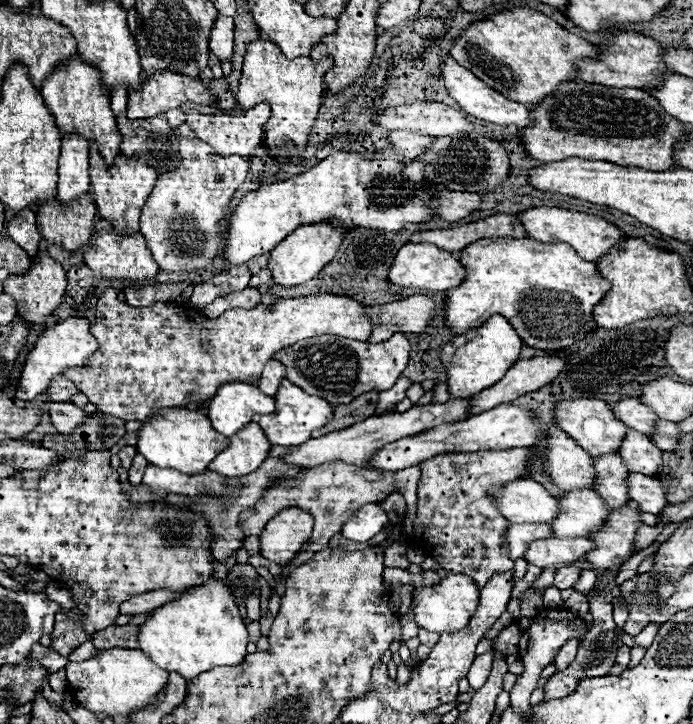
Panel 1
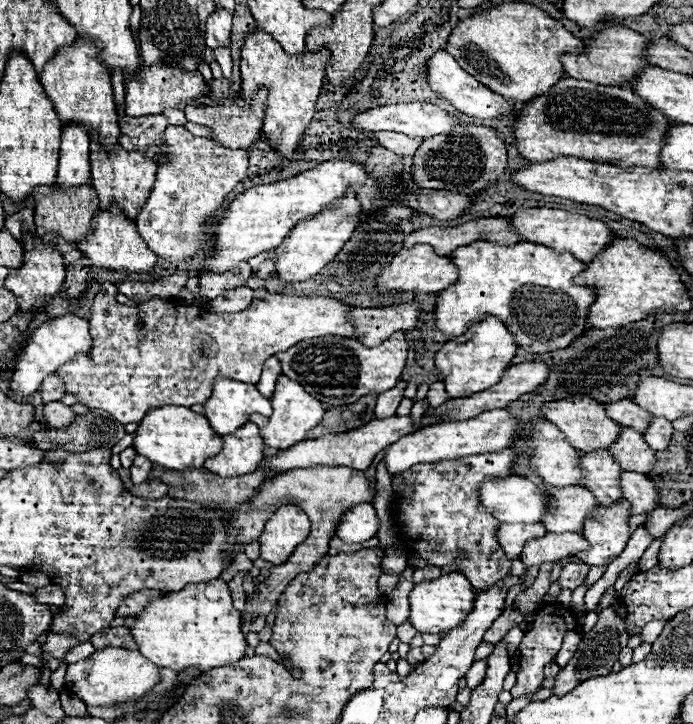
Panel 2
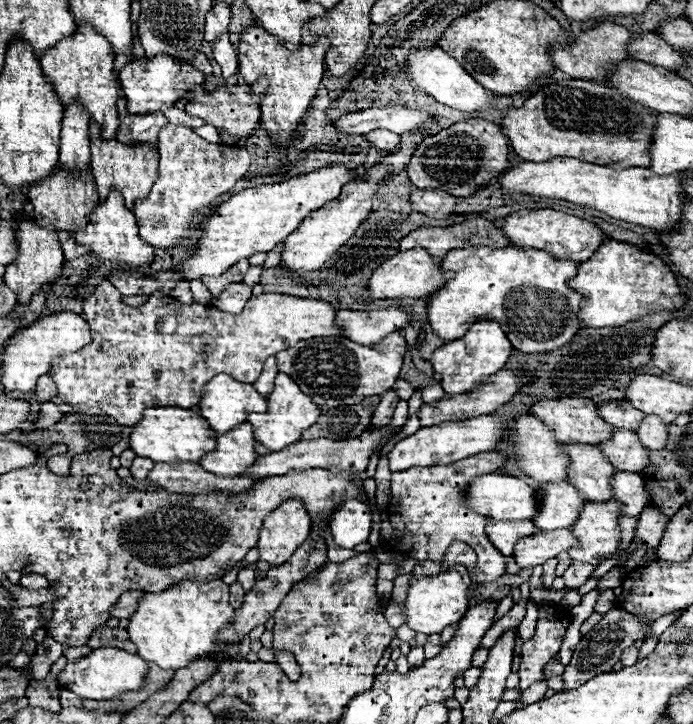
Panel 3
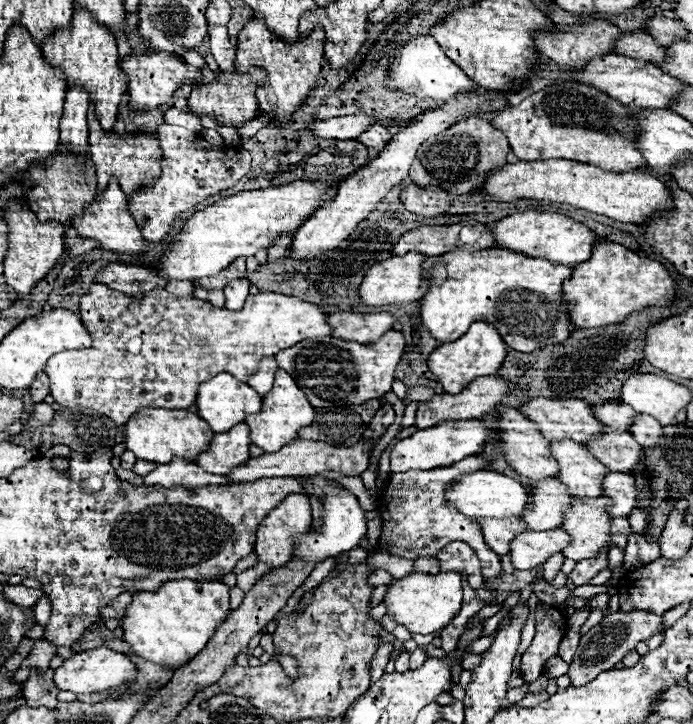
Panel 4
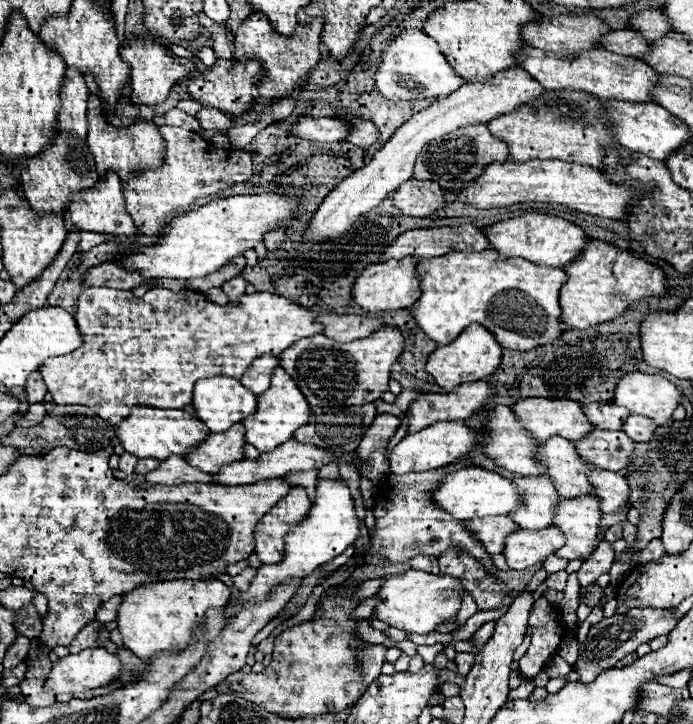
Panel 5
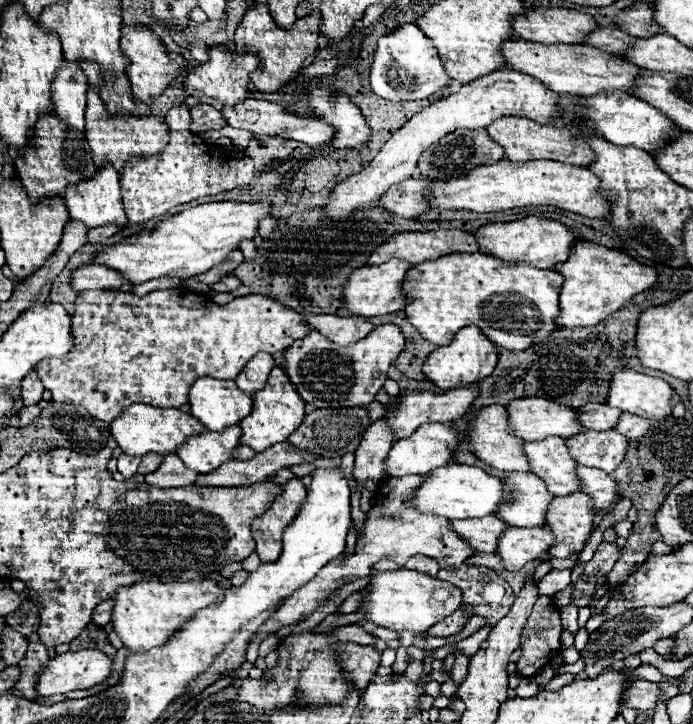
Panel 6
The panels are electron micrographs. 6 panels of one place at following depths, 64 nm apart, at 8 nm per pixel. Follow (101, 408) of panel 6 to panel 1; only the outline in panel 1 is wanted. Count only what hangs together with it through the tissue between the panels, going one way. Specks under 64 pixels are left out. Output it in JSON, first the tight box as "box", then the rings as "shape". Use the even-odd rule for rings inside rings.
{"box":[68,288,372,422],"shape":[[[108,288],[104,290],[104,294],[100,296],[98,304],[96,304],[96,322],[92,326],[92,334],[94,338],[98,340],[98,350],[96,350],[96,356],[92,356],[92,360],[88,362],[88,368],[74,368],[72,372],[68,372],[68,380],[72,380],[82,394],[86,394],[90,398],[92,404],[96,404],[102,412],[106,414],[112,414],[112,416],[118,416],[122,420],[142,420],[146,422],[150,416],[158,414],[160,410],[164,408],[174,408],[174,406],[186,406],[186,404],[200,404],[204,402],[206,398],[210,398],[212,394],[216,394],[218,386],[222,386],[224,382],[232,382],[232,380],[246,380],[246,378],[256,378],[262,374],[262,368],[264,364],[274,356],[274,352],[286,348],[286,346],[292,346],[300,340],[306,340],[306,338],[314,338],[314,336],[320,336],[320,334],[336,334],[336,336],[344,336],[344,338],[352,338],[352,340],[360,340],[360,342],[368,342],[370,334],[372,334],[372,322],[370,322],[370,316],[366,314],[366,308],[362,302],[356,302],[354,298],[348,298],[348,296],[338,296],[338,294],[316,294],[316,296],[302,296],[302,298],[290,298],[290,300],[276,300],[272,308],[266,308],[264,304],[260,304],[260,308],[252,308],[252,310],[242,310],[242,308],[230,308],[226,310],[222,316],[218,316],[216,320],[208,320],[206,316],[202,316],[198,310],[192,310],[192,308],[186,308],[186,310],[178,310],[174,304],[152,304],[148,308],[132,308],[130,304],[126,302],[120,302],[116,298],[116,290]]]}

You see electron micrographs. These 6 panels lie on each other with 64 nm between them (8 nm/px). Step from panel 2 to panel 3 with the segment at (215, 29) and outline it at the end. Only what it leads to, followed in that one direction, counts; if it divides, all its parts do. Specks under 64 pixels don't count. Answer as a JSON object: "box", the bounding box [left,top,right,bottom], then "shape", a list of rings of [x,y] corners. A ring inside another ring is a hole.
{"box":[204,2,230,44],"shape":[[[214,2],[212,10],[206,16],[206,32],[204,32],[204,40],[208,44],[212,44],[214,40],[220,38],[220,34],[228,32],[230,26],[230,6],[228,4],[220,4]]]}

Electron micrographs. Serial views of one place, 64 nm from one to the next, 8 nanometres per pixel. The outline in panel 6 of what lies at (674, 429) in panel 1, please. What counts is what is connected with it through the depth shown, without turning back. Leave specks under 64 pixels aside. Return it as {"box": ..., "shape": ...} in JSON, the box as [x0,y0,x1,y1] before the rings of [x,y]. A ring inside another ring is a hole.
{"box":[616,414,650,440],"shape":[[[622,414],[620,416],[620,424],[616,424],[616,430],[620,434],[624,434],[628,440],[638,440],[642,436],[646,436],[650,428],[650,422],[640,418],[640,416],[628,416],[628,414]]]}

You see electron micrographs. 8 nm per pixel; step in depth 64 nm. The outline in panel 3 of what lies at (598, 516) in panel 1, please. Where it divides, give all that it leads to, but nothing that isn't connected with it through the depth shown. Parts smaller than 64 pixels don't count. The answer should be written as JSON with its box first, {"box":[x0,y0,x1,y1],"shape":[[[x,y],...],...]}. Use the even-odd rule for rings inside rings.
{"box":[534,484,588,530],"shape":[[[546,484],[540,488],[540,512],[534,524],[540,530],[570,530],[588,500],[572,484]]]}

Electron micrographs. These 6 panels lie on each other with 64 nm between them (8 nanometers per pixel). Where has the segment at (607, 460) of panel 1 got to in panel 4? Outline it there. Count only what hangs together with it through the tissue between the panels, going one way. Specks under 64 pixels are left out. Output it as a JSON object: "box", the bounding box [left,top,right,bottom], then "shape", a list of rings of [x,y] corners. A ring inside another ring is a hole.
{"box":[552,442,610,498],"shape":[[[552,442],[552,454],[560,464],[560,480],[566,484],[568,494],[578,498],[600,498],[604,496],[602,482],[610,472],[604,464],[578,442]]]}

